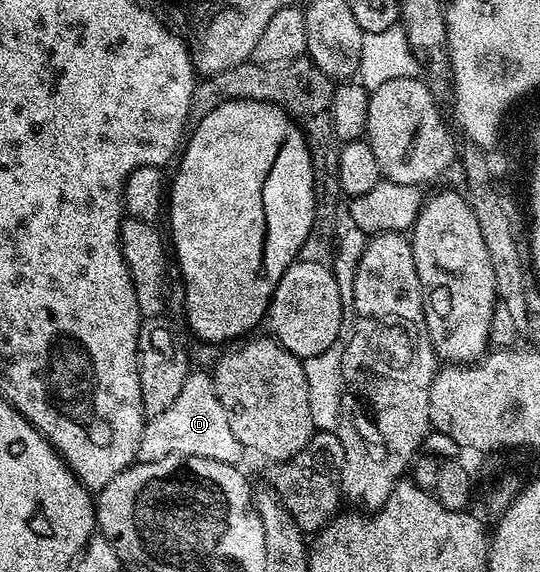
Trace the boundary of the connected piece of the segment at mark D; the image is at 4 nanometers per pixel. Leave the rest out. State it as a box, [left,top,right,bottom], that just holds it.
[136,371,246,465]

